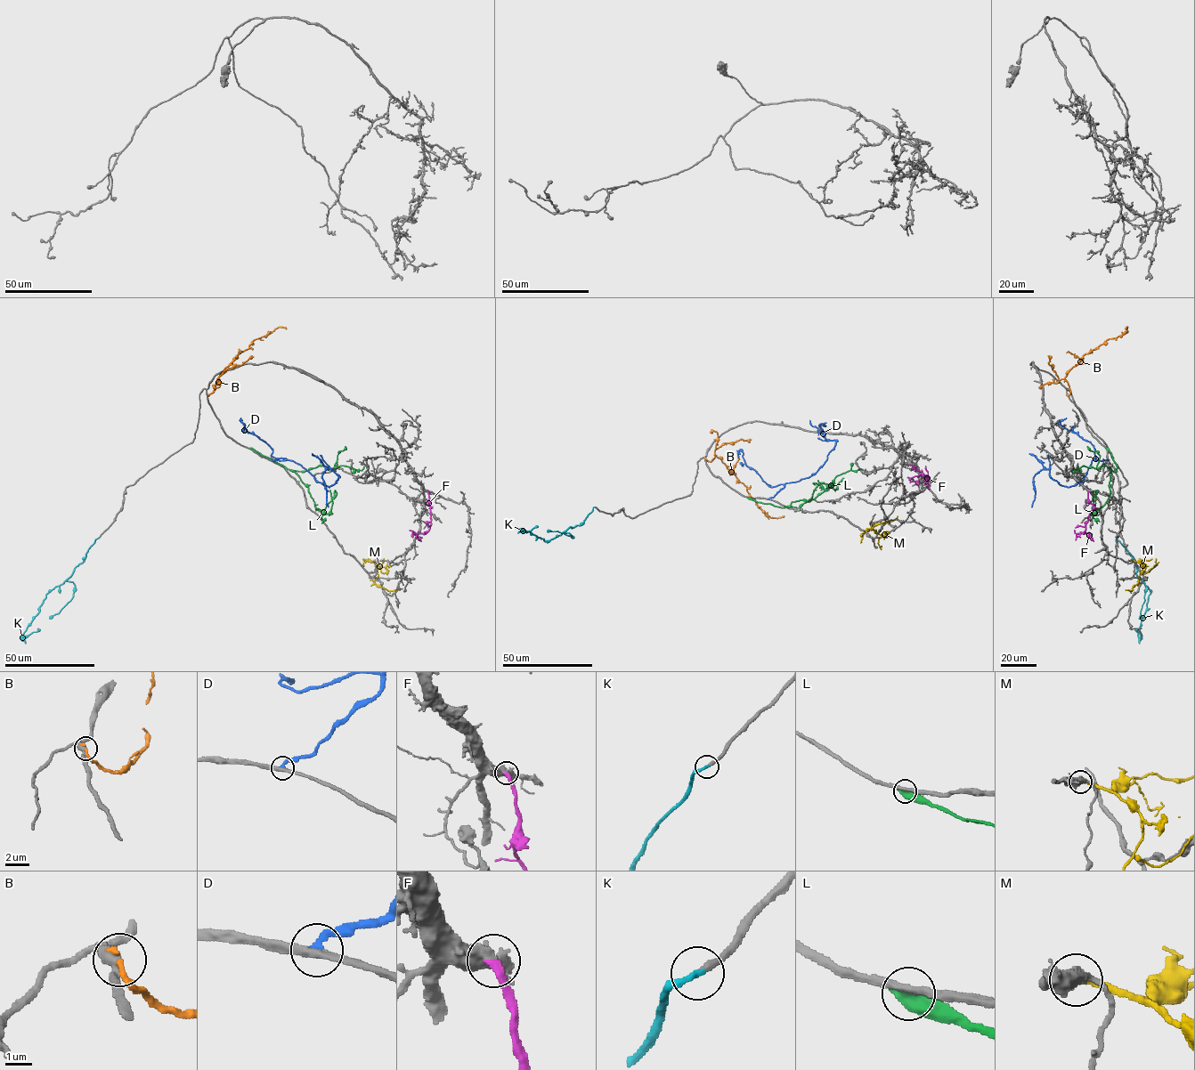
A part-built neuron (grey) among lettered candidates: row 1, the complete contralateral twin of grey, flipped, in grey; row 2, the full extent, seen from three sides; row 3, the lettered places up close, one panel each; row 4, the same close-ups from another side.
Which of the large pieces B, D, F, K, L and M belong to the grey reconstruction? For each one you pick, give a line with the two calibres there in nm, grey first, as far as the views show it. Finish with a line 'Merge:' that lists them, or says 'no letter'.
F: calibres 400 and 280 nm
K: calibres 240 and 260 nm
Merge: F, K

